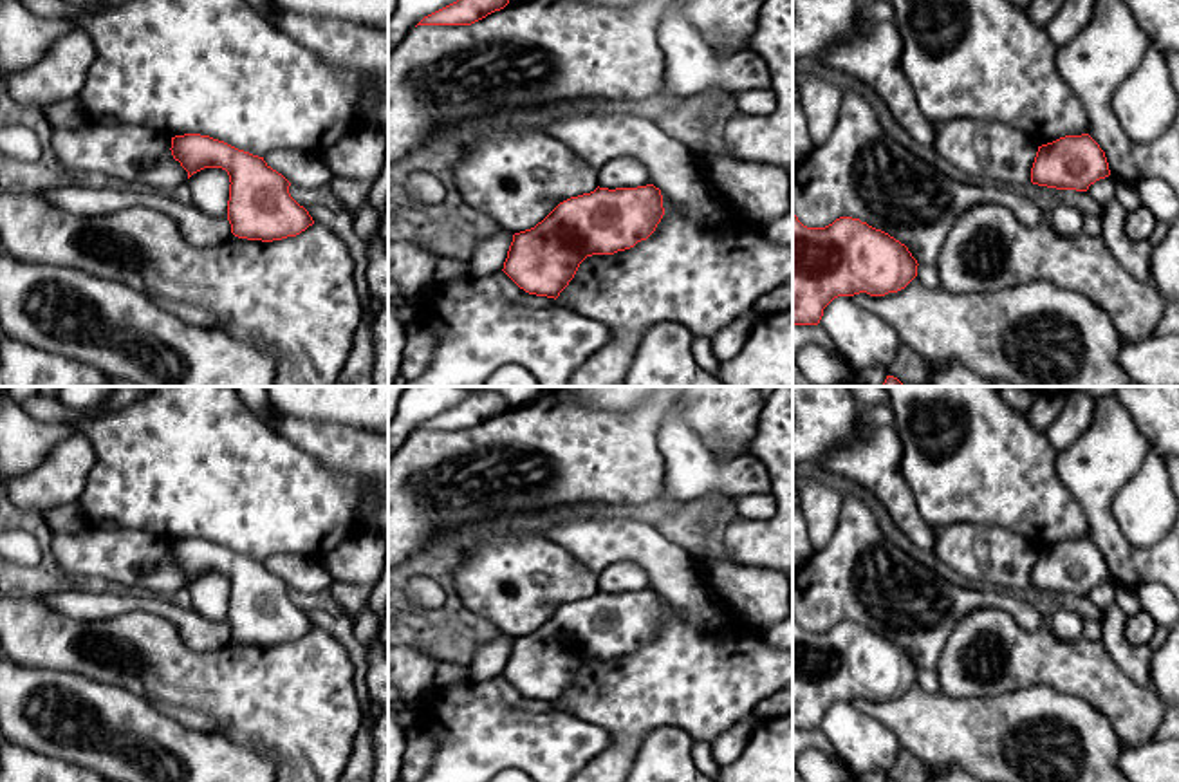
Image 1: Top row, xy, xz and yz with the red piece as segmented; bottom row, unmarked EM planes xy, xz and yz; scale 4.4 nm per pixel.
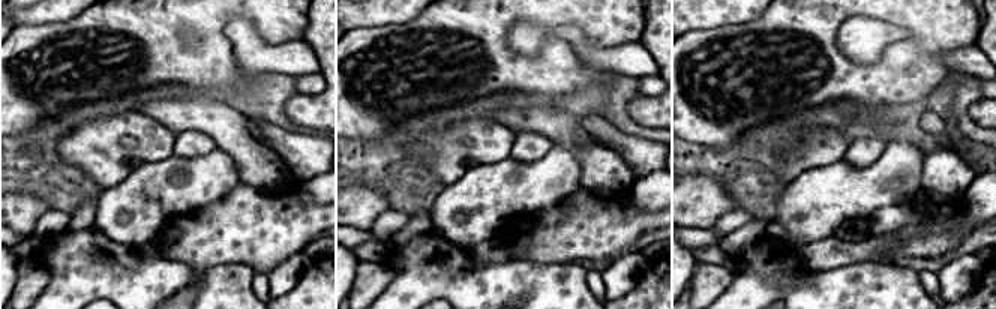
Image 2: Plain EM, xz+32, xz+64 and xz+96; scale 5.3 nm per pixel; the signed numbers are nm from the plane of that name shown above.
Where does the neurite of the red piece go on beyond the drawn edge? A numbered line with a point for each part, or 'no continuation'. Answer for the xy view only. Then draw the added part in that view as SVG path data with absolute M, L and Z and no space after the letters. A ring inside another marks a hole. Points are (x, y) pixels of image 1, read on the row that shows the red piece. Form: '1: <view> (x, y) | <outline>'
no continuation

